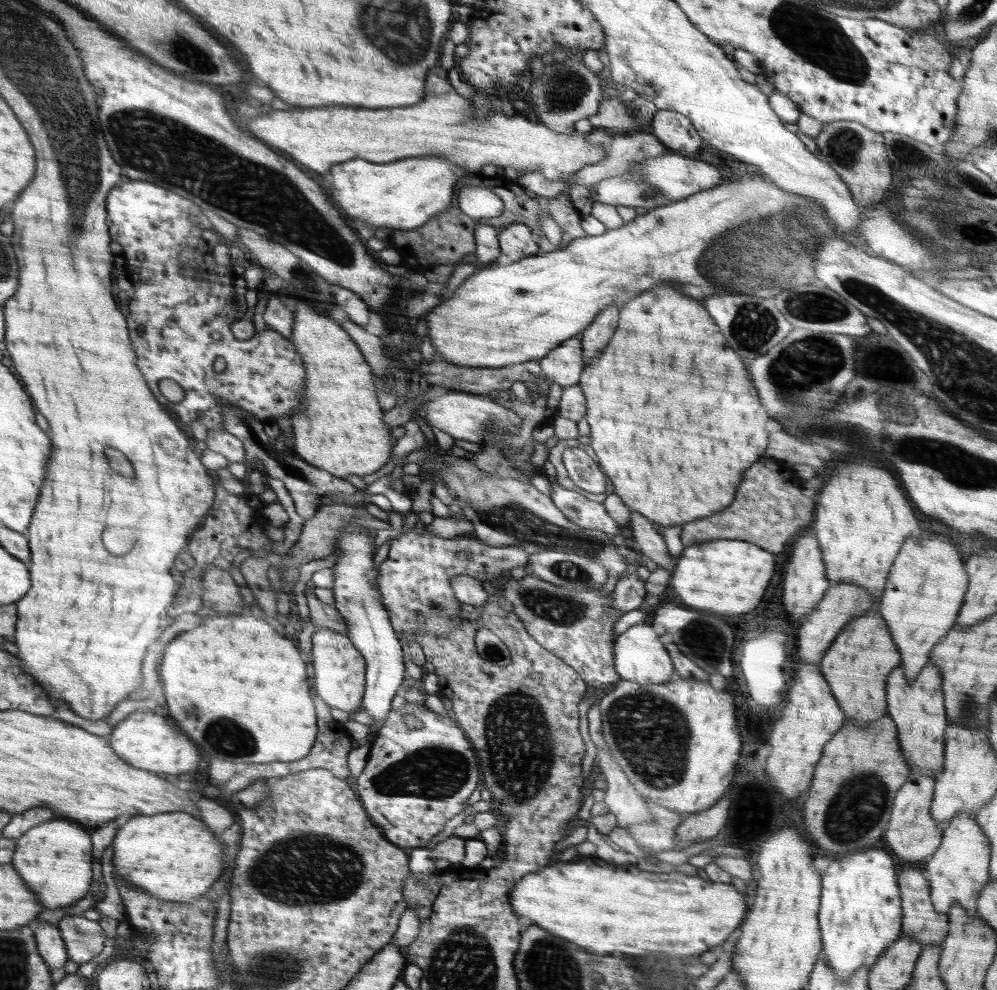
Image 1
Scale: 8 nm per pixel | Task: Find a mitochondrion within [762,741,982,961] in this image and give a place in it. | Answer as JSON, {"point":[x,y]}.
{"point":[860,808]}

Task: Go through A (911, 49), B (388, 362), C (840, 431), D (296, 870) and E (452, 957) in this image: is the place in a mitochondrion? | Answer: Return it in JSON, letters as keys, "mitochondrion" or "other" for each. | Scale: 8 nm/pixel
{"A":"other","B":"mitochondrion","C":"mitochondrion","D":"mitochondrion","E":"mitochondrion"}

